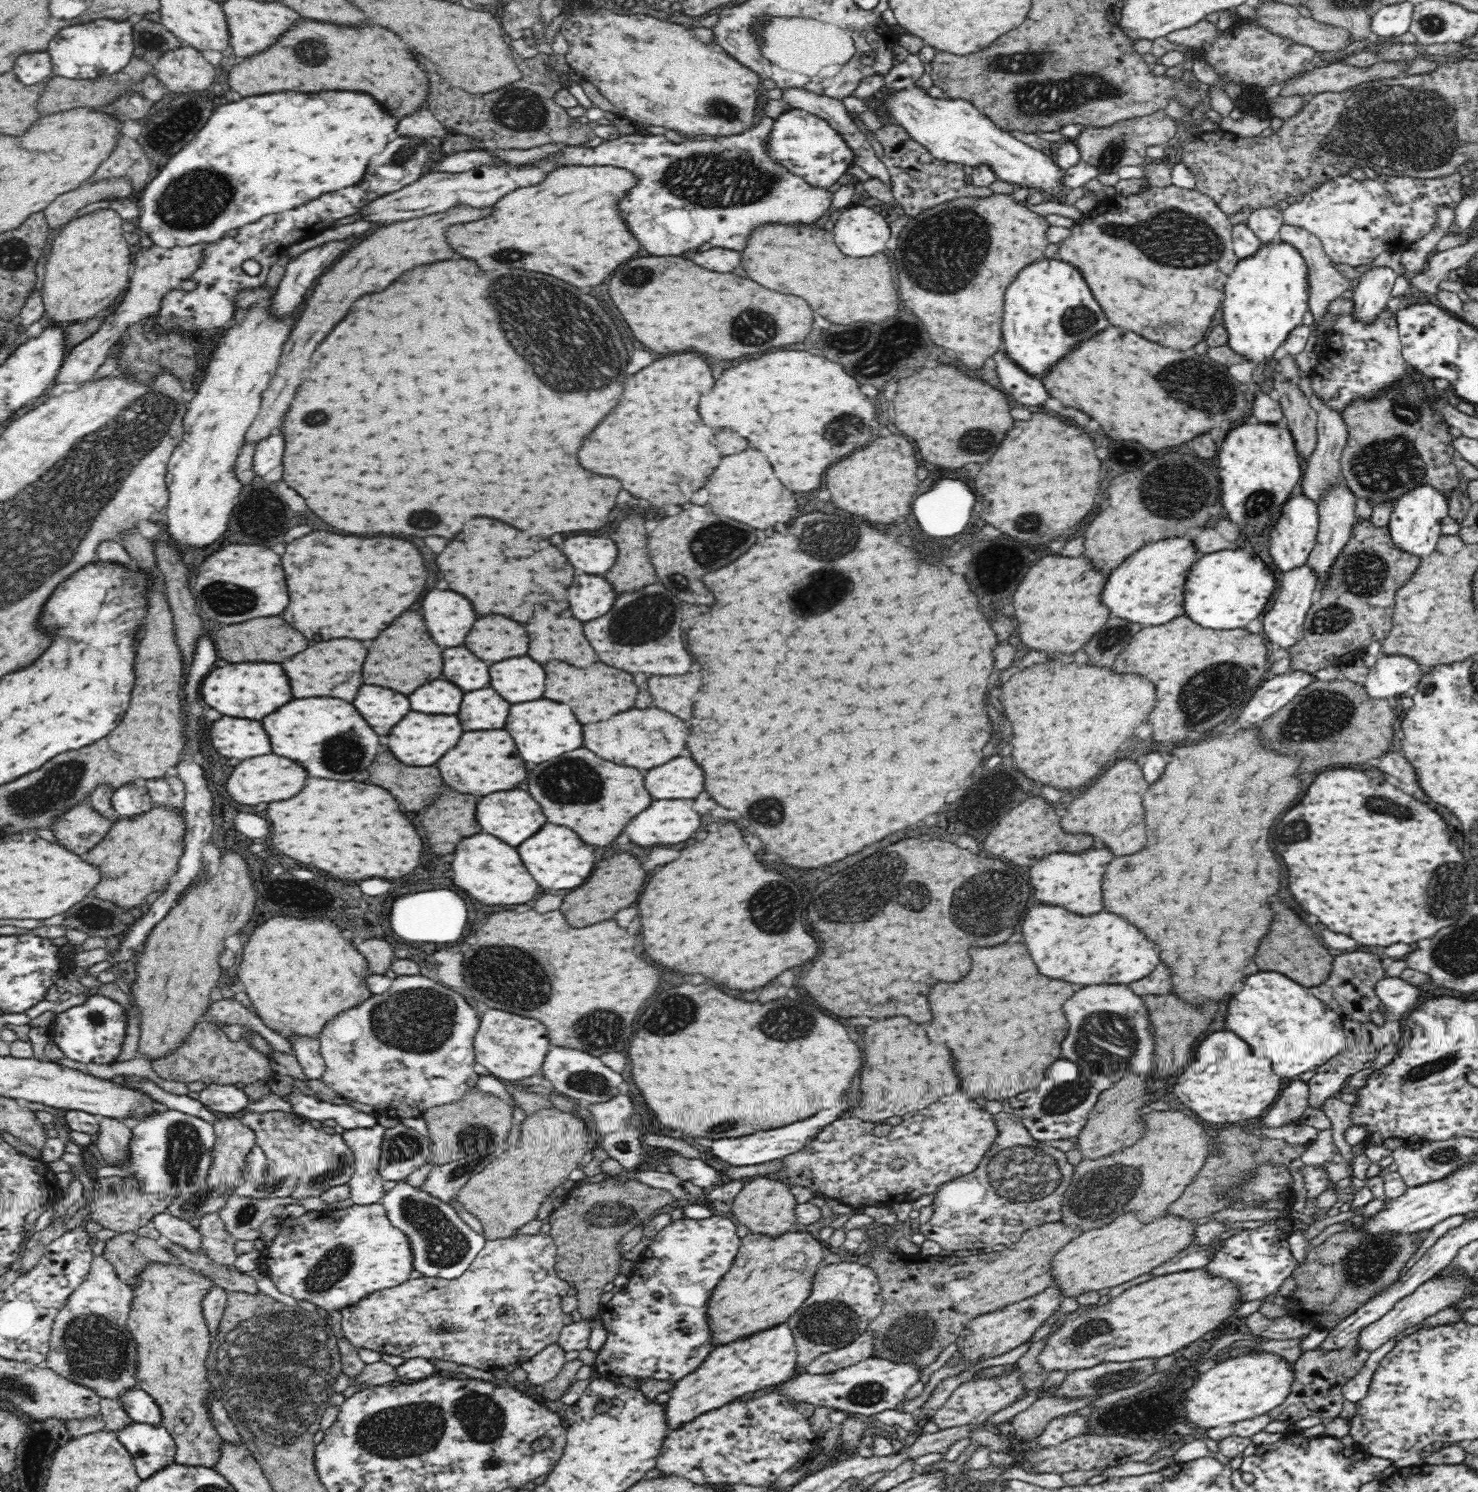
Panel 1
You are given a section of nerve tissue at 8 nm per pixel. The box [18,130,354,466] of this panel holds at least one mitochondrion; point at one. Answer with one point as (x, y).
(192, 201)

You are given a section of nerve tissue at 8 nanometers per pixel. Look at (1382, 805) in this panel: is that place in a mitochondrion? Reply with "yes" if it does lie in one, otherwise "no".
yes

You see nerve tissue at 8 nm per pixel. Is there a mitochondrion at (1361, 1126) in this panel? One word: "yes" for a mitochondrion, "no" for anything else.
no

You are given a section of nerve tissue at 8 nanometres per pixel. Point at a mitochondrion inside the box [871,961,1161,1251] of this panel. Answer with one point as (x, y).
(1022, 1174)

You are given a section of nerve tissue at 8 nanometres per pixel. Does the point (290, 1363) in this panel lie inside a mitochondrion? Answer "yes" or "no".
yes

